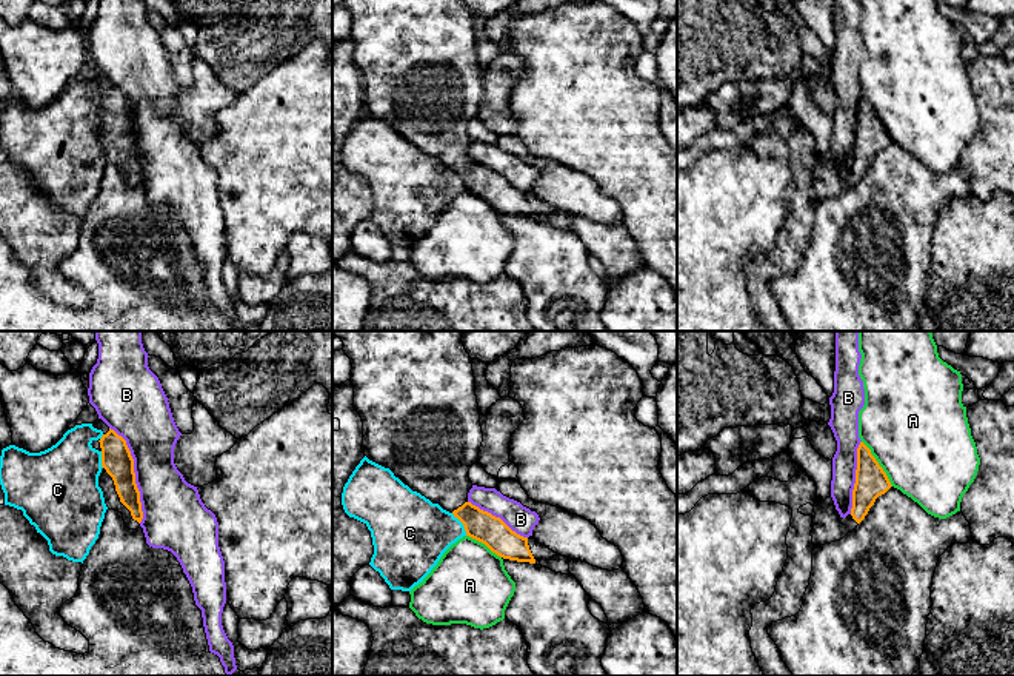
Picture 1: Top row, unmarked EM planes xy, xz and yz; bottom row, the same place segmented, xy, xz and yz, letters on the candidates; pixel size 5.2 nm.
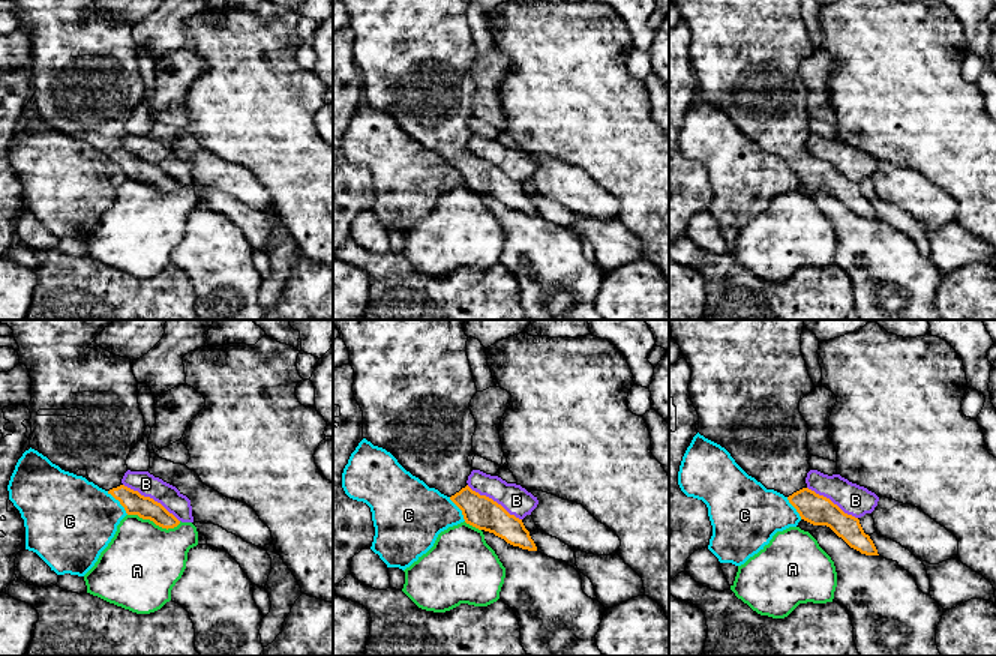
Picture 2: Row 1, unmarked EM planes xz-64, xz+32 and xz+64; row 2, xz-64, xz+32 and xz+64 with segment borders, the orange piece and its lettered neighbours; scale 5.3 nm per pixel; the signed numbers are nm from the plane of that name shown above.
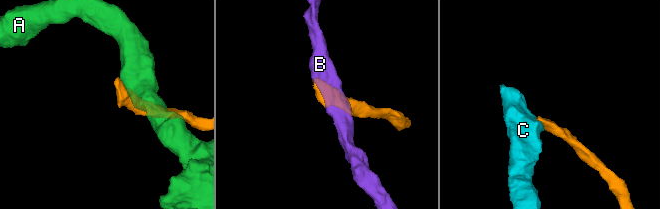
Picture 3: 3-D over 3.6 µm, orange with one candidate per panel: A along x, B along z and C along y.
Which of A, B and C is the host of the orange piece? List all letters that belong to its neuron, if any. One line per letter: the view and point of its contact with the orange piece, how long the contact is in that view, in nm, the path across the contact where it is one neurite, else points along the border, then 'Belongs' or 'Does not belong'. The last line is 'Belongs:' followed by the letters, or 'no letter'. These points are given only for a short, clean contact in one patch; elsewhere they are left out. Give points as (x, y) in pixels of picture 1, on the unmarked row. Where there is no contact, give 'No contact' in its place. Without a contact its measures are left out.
A: Touches orange at yz (877, 119). Shared border 280 nm. Boundary: yz (862, 96), (893, 140). Does not belong
B: Touches orange at xy (134, 130). Shared border 550 nm. Does not belong
C: Touches orange at xz (462, 177). Shared border 150 nm. Boundary: xz (451, 168), (462, 179), (466, 190). Does not belong
Belongs: no letter

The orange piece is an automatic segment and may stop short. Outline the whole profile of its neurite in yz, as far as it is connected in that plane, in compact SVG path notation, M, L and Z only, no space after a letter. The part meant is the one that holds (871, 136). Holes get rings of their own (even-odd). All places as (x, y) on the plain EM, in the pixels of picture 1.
M860 97L857 103L852 163L846 172L836 165L832 152L816 154L812 168L812 199L825 200L843 194L865 174L876 154L891 143L891 137L871 105Z

